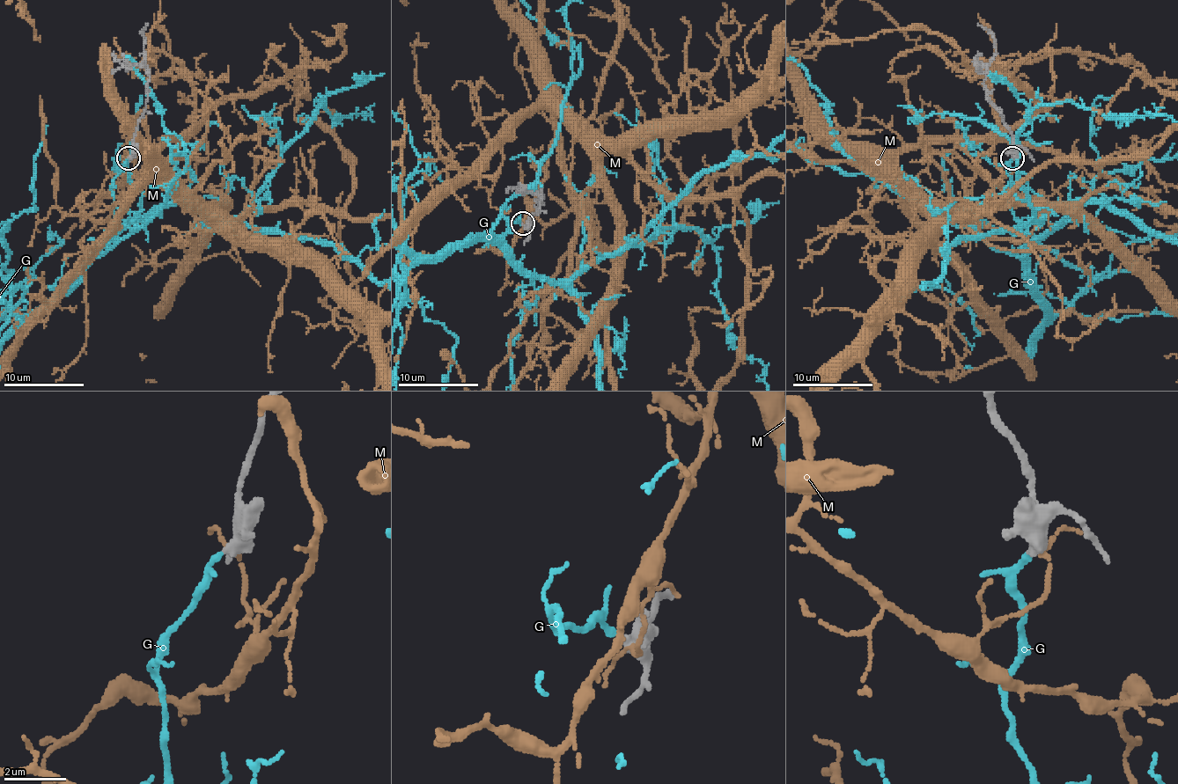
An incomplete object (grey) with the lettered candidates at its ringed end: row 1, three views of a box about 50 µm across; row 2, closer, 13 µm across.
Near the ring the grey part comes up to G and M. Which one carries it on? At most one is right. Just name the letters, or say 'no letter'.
G

